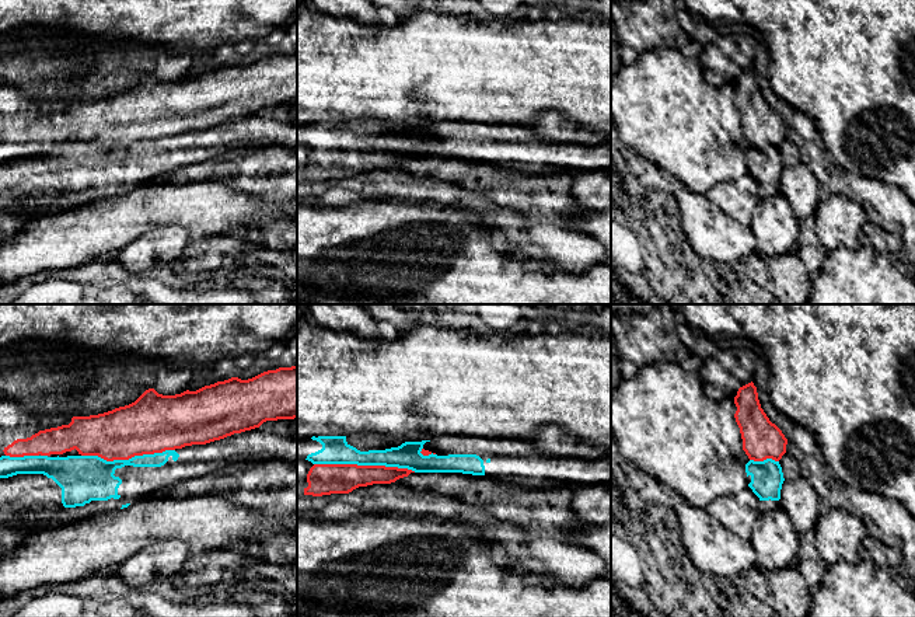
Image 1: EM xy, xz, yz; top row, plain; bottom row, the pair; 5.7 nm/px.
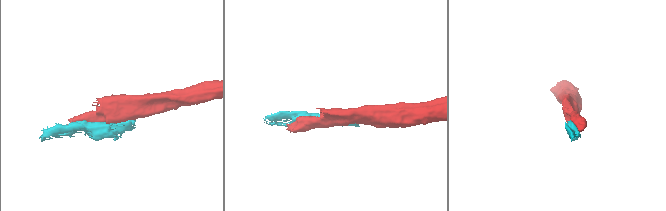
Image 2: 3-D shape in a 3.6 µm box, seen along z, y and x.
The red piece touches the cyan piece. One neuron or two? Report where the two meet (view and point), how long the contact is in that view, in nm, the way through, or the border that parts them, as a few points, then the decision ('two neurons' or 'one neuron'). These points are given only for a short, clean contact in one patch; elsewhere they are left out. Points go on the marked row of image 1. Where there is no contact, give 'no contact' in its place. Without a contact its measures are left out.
xz (365, 466) | 600 nm | two neurons

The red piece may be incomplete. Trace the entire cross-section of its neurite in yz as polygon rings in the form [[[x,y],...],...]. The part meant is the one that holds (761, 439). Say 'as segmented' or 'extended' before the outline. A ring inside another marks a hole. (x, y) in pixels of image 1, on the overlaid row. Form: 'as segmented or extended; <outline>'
as segmented; [[[752,381],[738,388],[734,404],[737,407],[734,418],[740,428],[743,450],[748,459],[779,461],[786,453],[787,439],[761,408]]]

